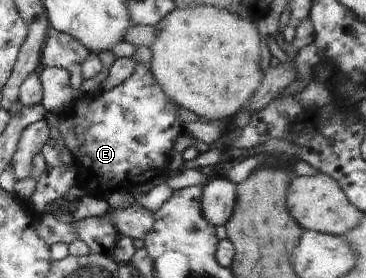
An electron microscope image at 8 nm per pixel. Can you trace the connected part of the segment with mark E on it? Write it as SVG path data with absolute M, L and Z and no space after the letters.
M140 63L132 76L123 83L107 92L97 91L92 95L76 98L71 93L69 73L64 68L47 66L39 75L43 89L42 105L48 112L58 110L58 116L68 117L75 121L74 128L80 144L80 155L75 160L78 185L88 191L88 194L108 193L116 188L130 188L146 185L153 178L168 172L171 163L171 151L178 135L182 133L182 123L179 122L176 108L178 105L171 100L156 81L150 68Z

